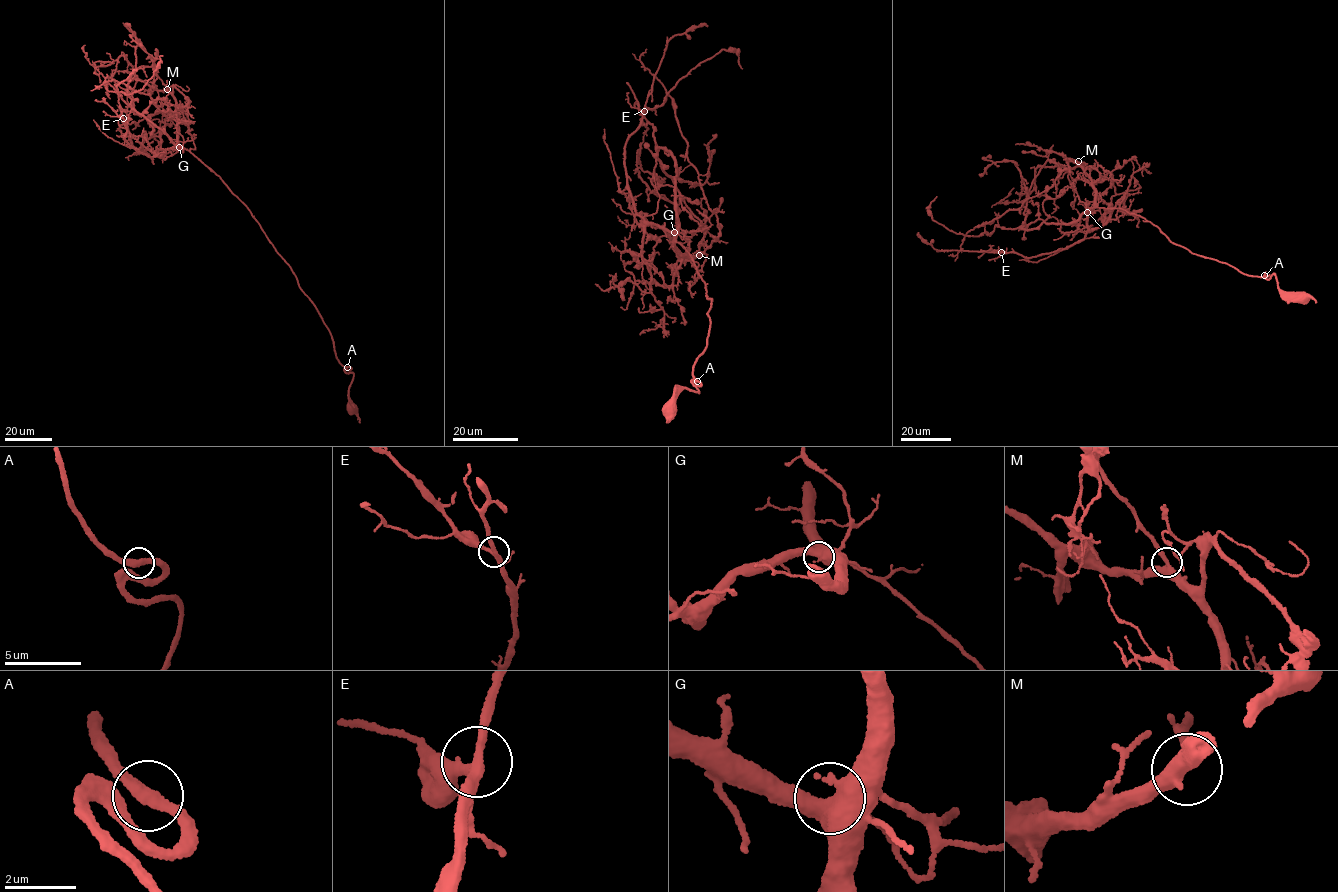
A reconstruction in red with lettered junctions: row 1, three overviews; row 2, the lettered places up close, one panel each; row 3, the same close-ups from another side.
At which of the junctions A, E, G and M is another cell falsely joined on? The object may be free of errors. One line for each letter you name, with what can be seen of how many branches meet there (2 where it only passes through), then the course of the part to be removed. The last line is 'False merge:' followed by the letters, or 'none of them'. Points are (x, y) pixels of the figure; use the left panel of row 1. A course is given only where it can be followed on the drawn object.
False merge: none of them

